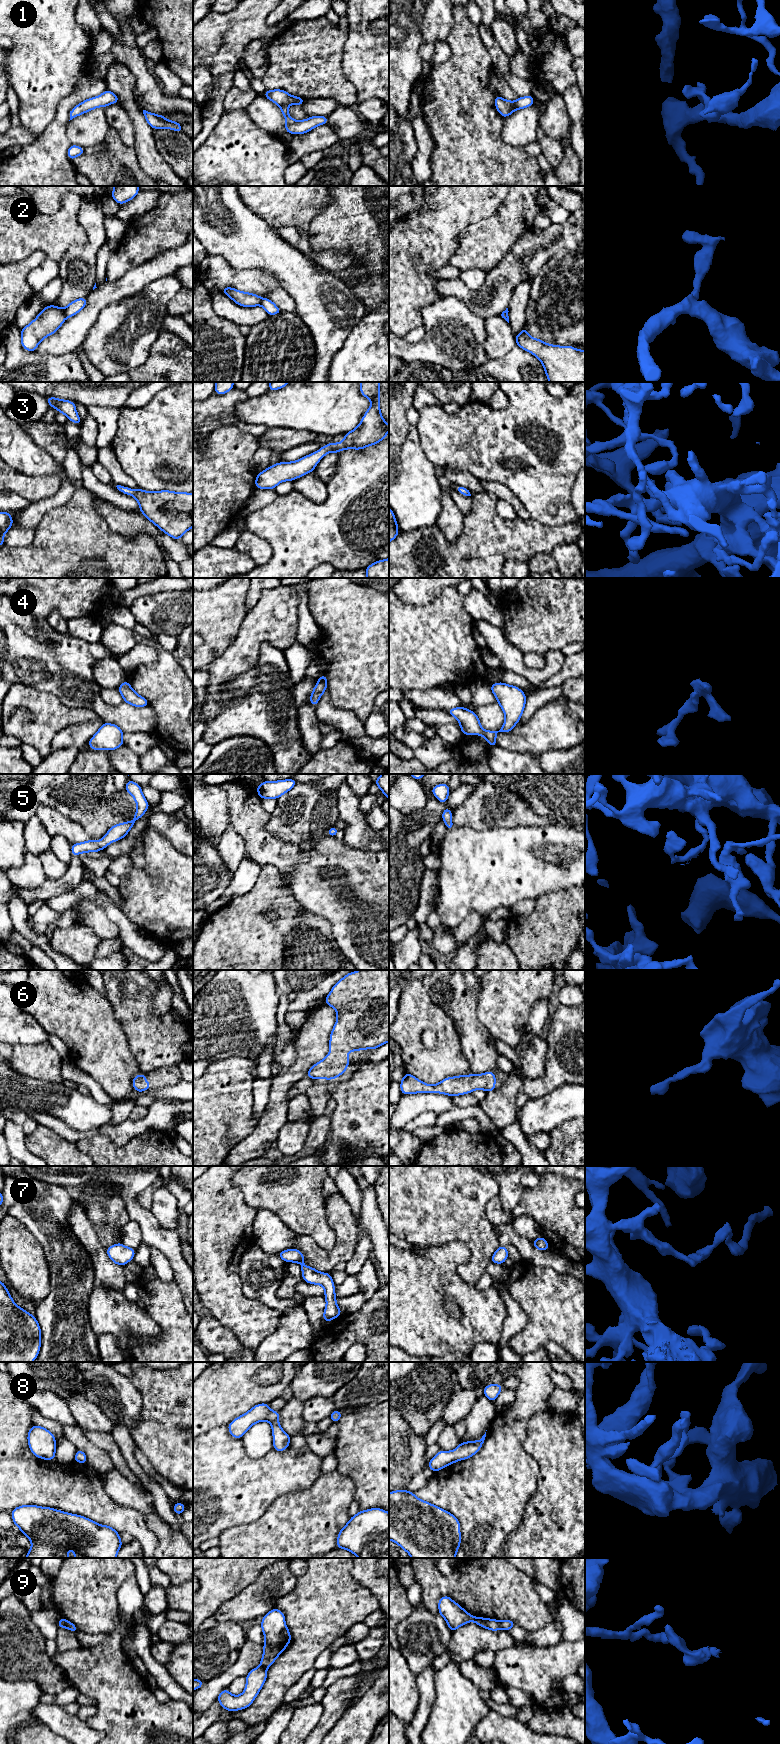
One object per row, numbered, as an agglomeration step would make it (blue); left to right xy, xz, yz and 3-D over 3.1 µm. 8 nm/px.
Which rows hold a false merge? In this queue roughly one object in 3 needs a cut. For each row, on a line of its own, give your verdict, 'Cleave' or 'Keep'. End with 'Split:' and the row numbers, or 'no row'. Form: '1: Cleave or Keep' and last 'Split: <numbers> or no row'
1: Keep
2: Cleave
3: Keep
4: Keep
5: Keep
6: Keep
7: Keep
8: Keep
9: Cleave
Split: 2, 9

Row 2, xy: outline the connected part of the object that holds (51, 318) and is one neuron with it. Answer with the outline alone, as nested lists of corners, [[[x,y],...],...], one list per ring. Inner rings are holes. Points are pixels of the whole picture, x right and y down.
[[[55,305],[45,307],[27,326],[21,329],[22,347],[34,352],[38,344],[56,332],[66,320],[64,309]]]

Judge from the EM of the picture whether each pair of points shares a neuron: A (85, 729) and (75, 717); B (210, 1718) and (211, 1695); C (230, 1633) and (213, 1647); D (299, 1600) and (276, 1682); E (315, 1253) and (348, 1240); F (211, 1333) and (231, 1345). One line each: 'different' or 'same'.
A: different
B: different
C: same
D: same
E: same
F: same

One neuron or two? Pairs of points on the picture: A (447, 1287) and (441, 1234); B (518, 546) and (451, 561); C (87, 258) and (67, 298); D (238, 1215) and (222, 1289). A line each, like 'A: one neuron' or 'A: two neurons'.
A: two neurons
B: one neuron
C: one neuron
D: one neuron

